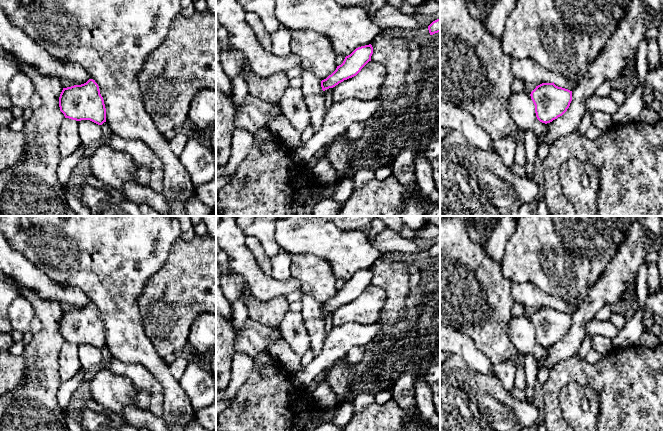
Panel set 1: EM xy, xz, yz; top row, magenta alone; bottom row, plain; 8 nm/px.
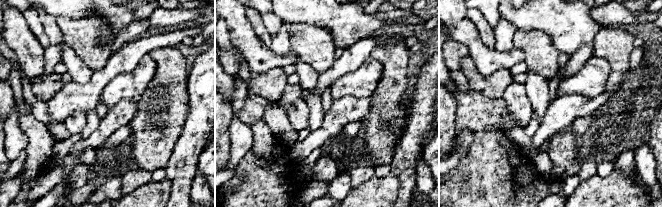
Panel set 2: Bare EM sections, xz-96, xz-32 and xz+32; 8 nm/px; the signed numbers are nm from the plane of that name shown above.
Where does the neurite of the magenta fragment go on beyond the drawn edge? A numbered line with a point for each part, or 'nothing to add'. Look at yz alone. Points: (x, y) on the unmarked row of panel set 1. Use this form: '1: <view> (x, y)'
nothing to add

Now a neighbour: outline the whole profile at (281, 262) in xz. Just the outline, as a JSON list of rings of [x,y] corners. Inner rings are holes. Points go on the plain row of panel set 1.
[[[281,249],[280,252],[271,259],[272,273],[271,276],[276,280],[286,280],[291,277],[290,262],[291,257],[288,252]]]

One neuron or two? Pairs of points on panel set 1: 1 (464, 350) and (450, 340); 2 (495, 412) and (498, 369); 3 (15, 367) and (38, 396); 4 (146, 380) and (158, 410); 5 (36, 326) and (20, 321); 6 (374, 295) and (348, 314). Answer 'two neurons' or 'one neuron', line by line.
1: one neuron
2: two neurons
3: two neurons
4: two neurons
5: two neurons
6: one neuron

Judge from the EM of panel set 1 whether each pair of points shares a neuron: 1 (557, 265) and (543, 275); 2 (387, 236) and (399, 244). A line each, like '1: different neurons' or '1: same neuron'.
1: same neuron
2: same neuron

